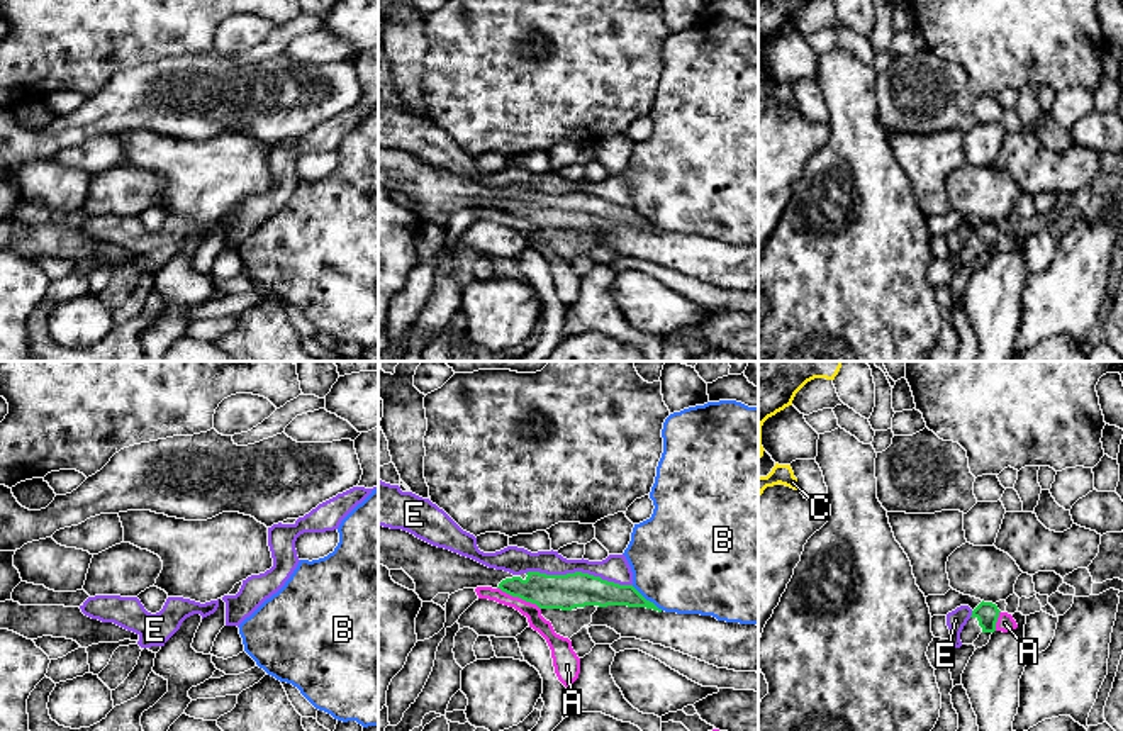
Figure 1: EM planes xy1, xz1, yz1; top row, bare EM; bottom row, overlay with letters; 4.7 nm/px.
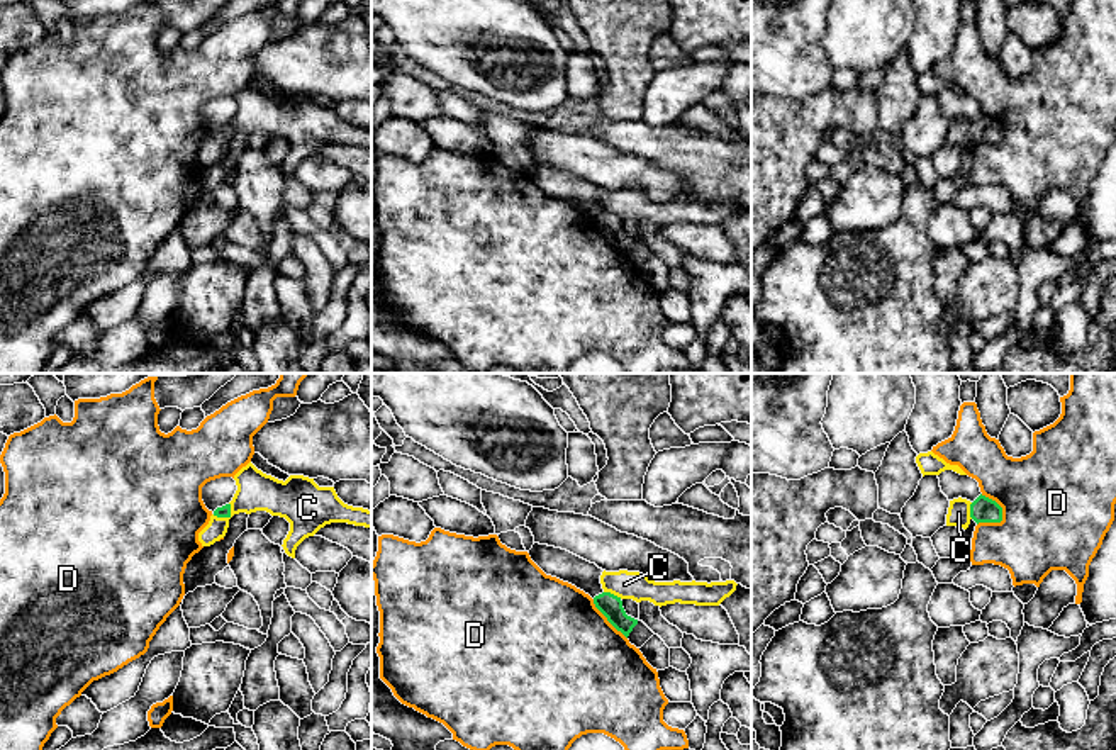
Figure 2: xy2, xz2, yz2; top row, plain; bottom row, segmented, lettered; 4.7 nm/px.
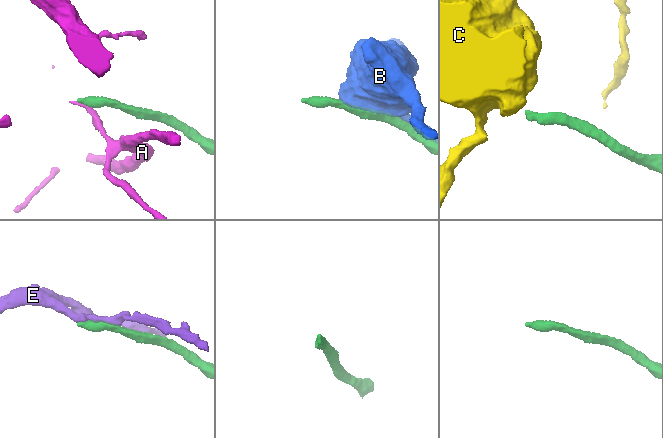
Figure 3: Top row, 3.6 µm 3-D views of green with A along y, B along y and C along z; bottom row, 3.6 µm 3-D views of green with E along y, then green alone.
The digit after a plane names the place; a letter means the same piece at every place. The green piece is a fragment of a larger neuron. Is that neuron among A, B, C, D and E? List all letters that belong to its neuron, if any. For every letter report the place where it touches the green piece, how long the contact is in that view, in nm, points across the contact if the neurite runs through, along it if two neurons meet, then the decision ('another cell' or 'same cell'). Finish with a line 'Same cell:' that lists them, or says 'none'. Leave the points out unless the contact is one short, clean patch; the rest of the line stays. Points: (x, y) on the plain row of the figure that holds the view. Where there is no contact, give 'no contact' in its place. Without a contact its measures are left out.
A: contact xz1 (519, 217); length 240 nm; border xz1 (497, 207), (533, 223), (540, 229); another cell
B: contact xz1 (645, 219); length 190 nm; another cell
C: contact xy2 (226, 136); length 110 nm; border xy2 (231, 124), (228, 136), (212, 134); another cell
D: contact yz2 (999, 126); length 170 nm; another cell
E: contact xz1 (579, 192); length 500 nm; another cell
Same cell: none

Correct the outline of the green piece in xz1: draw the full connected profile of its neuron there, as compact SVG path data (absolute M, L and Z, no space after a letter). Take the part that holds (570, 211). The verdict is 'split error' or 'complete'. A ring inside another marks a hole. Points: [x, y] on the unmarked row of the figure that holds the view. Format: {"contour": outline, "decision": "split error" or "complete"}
{"contour": "M378 146L378 185L388 190L402 188L414 200L416 214L422 222L431 222L438 214L451 215L463 209L492 207L536 224L539 229L628 226L662 232L633 205L619 205L582 192L512 195L433 166L407 151L383 146Z", "decision": "split error"}

